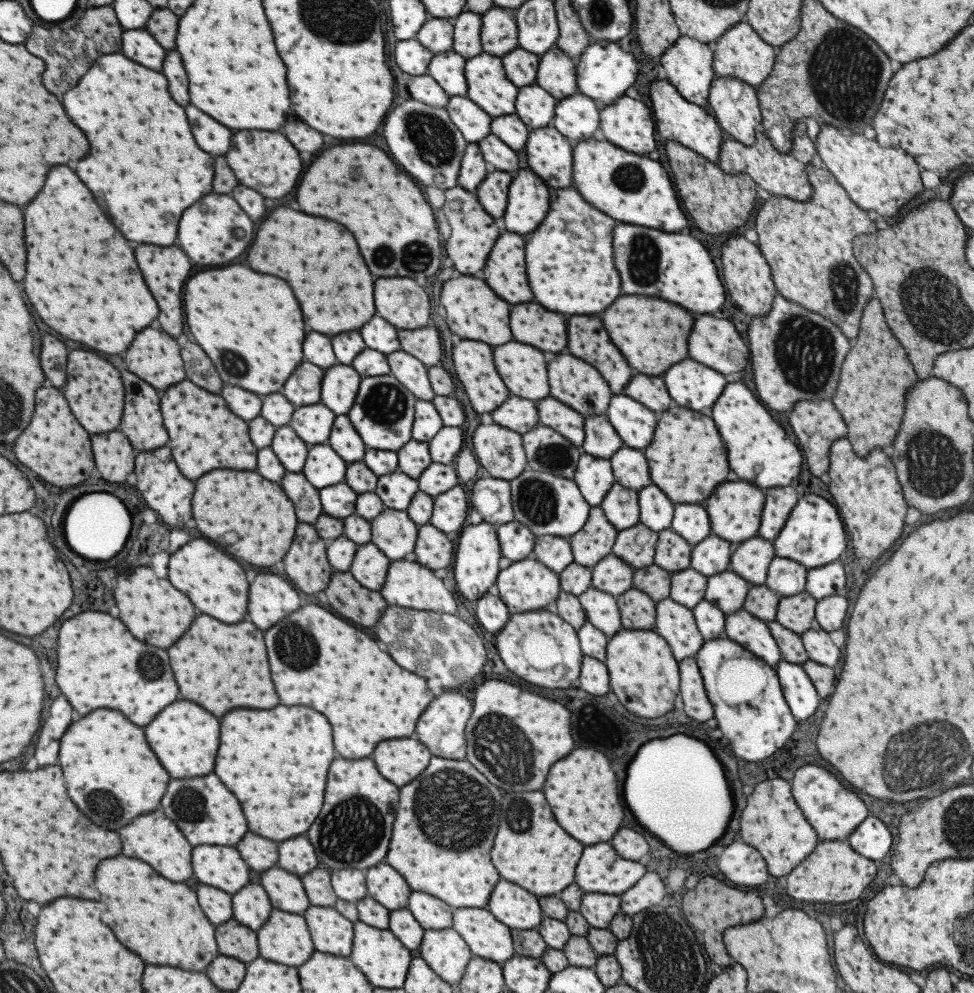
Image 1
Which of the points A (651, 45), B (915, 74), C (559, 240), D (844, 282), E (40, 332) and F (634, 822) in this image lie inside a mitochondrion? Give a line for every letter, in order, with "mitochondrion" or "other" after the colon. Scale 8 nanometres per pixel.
A: other
B: other
C: other
D: mitochondrion
E: other
F: other

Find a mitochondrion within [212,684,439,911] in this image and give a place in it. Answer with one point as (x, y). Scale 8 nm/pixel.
(352, 829)

